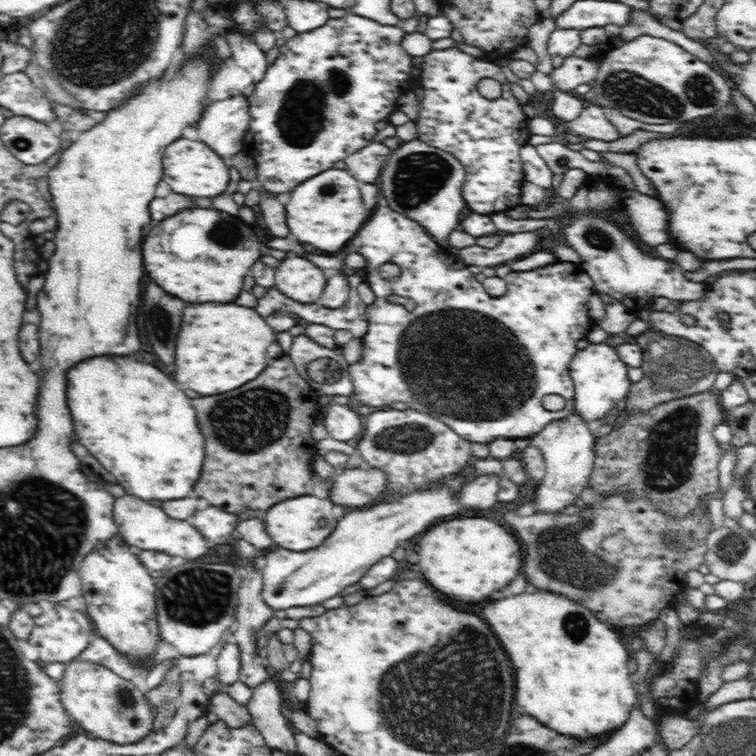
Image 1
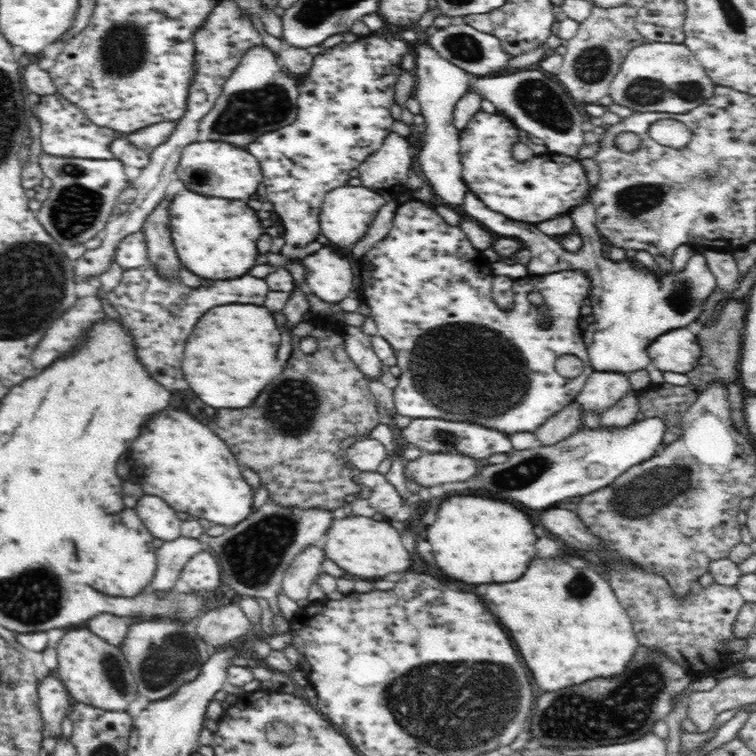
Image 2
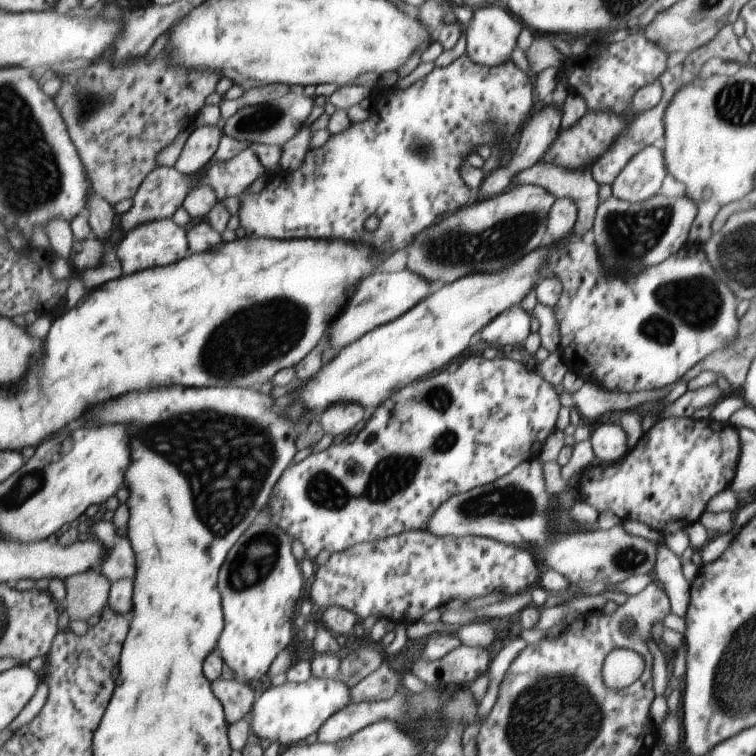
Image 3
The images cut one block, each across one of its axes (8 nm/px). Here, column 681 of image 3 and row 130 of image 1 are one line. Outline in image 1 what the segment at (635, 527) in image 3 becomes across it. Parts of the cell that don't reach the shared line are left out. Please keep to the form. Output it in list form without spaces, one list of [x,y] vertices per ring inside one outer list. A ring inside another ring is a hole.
[[[587,103],[578,118],[564,121],[553,116],[549,120],[554,126],[566,126],[565,134],[569,136],[580,136],[580,138],[590,138],[590,140],[595,138],[606,142],[621,137],[616,127],[604,115],[603,107],[592,103]]]

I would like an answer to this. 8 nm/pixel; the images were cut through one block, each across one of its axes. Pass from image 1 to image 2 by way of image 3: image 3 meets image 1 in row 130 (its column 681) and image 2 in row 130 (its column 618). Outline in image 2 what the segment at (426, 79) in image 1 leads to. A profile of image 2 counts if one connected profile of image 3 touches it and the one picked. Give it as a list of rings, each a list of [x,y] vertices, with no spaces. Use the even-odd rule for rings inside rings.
[[[480,110],[460,131],[462,178],[490,210],[513,221],[535,225],[559,214],[569,214],[572,208],[590,201],[595,186],[588,185],[586,173],[575,158],[553,152],[536,155],[526,162],[518,162],[513,157],[518,127],[502,112],[490,114]]]

